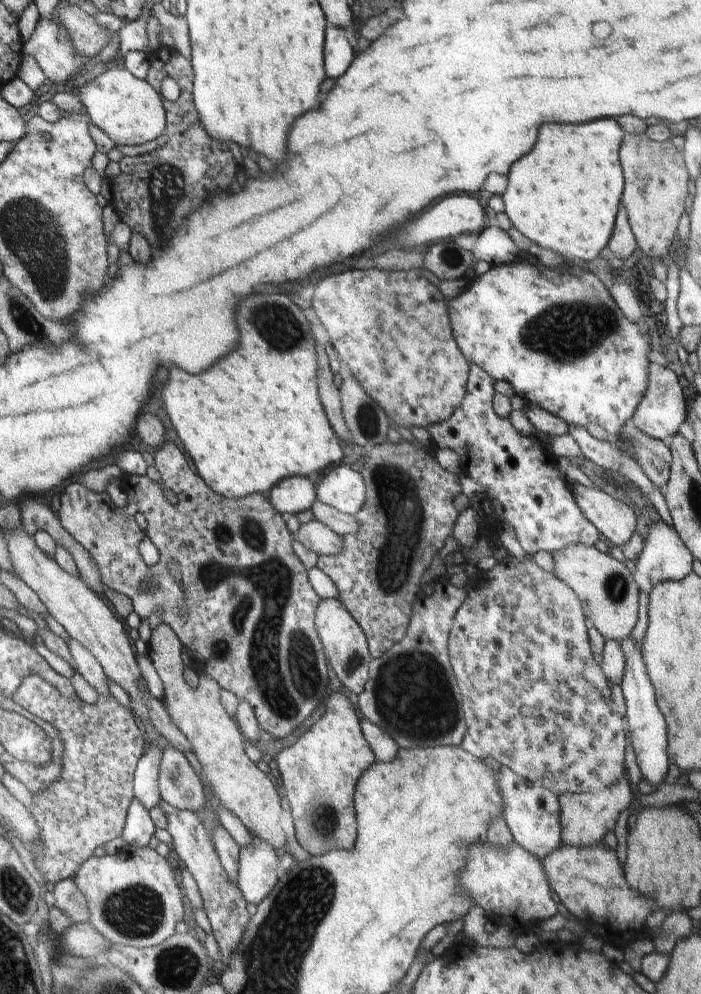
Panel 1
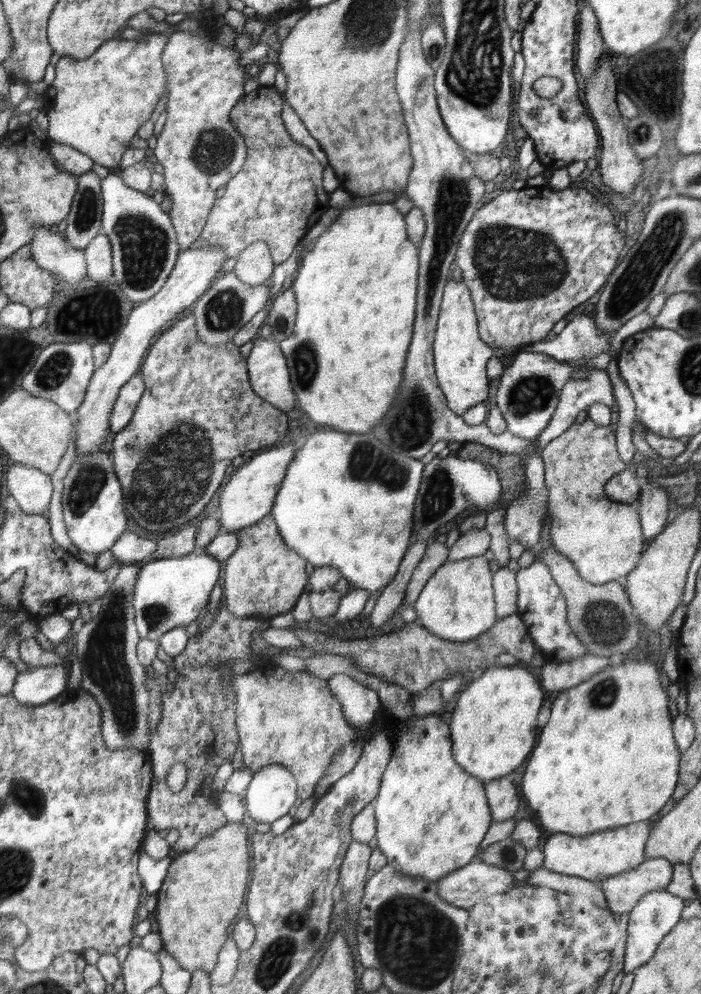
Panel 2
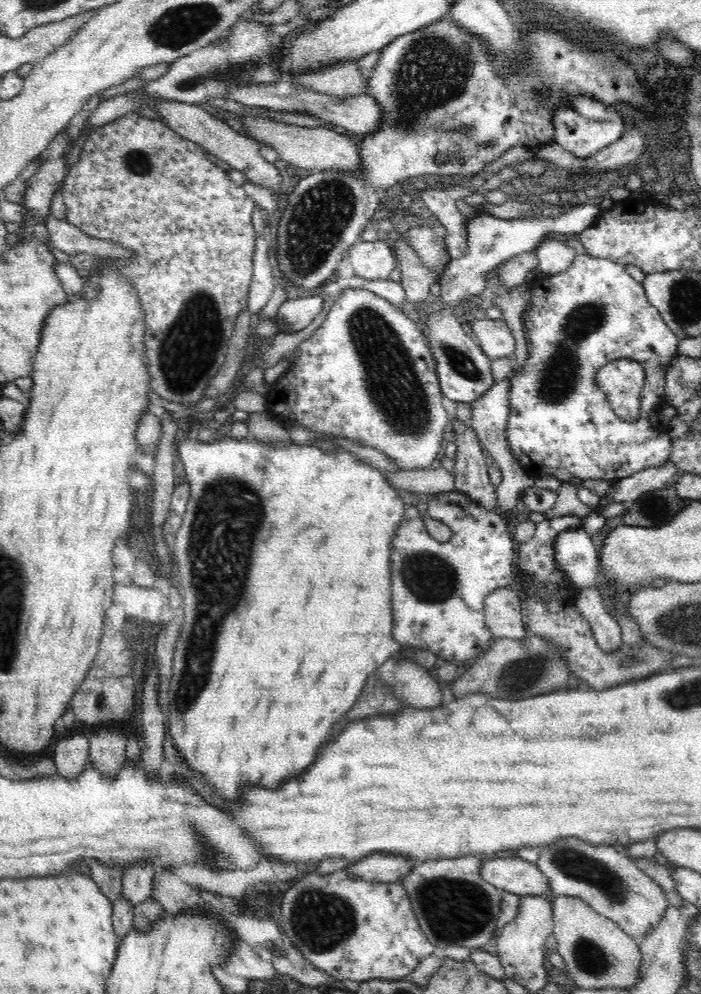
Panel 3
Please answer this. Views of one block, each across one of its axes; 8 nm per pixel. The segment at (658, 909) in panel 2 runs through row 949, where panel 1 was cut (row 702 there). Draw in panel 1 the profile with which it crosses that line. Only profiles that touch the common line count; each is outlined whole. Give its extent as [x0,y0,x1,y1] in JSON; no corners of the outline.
[619,636,669,786]

